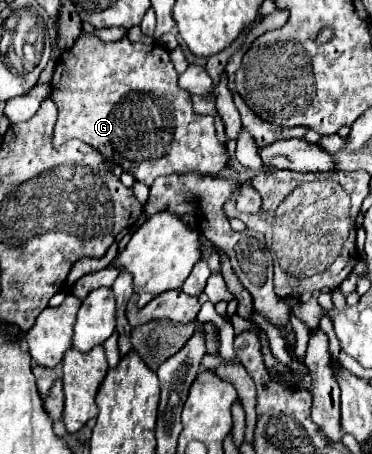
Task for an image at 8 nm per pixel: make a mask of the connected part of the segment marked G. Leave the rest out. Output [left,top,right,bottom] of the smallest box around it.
[50,32,228,184]

